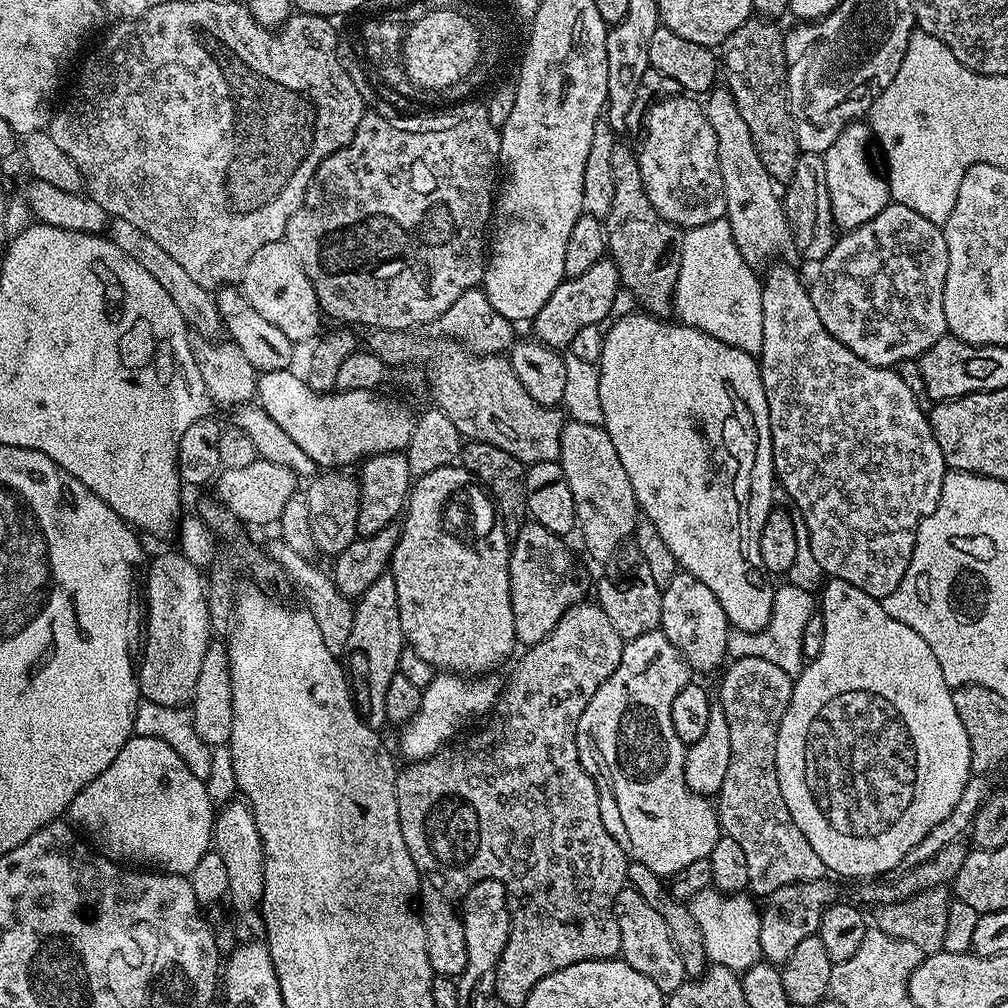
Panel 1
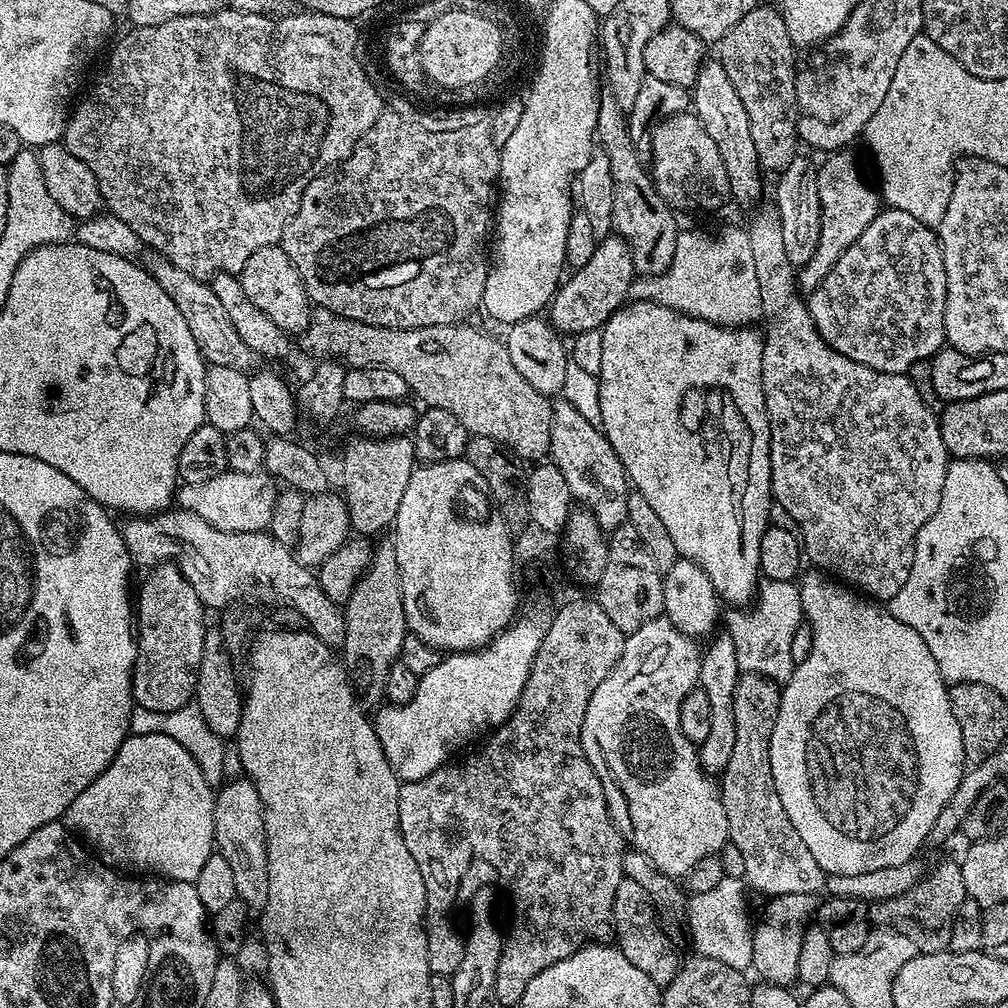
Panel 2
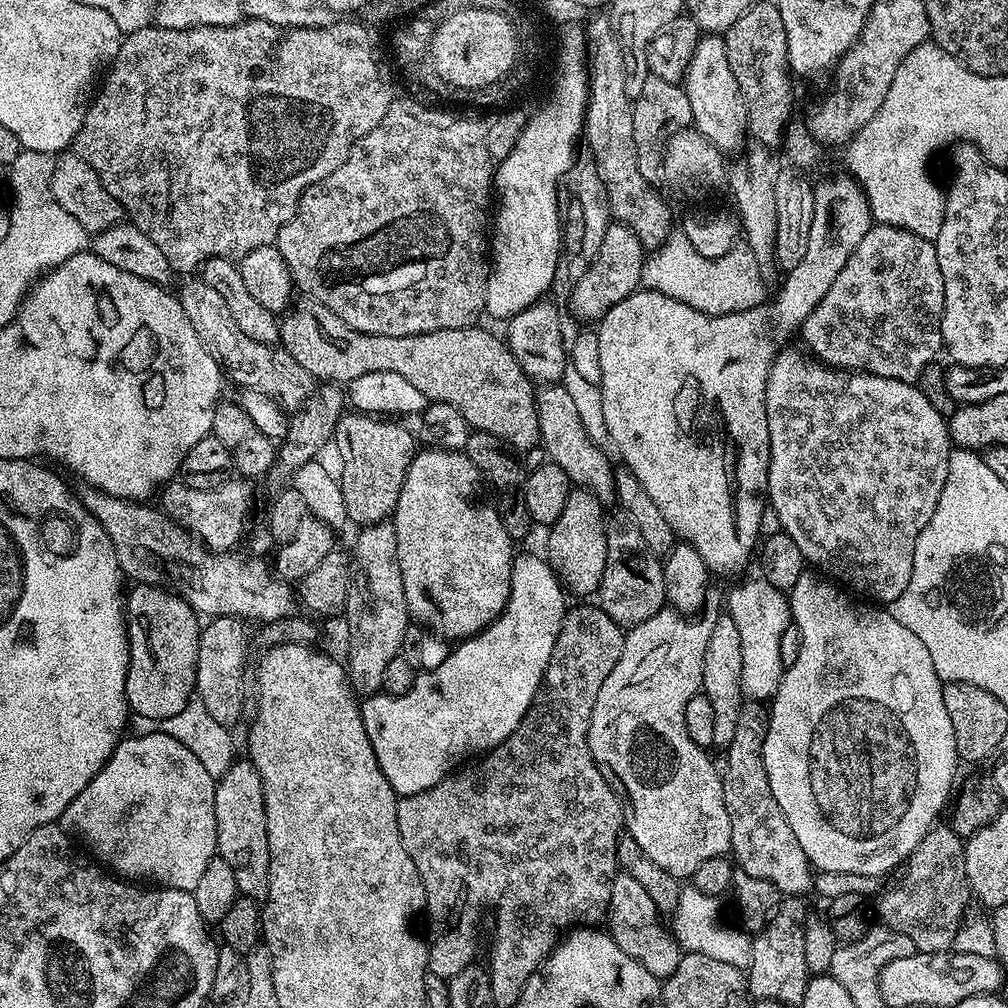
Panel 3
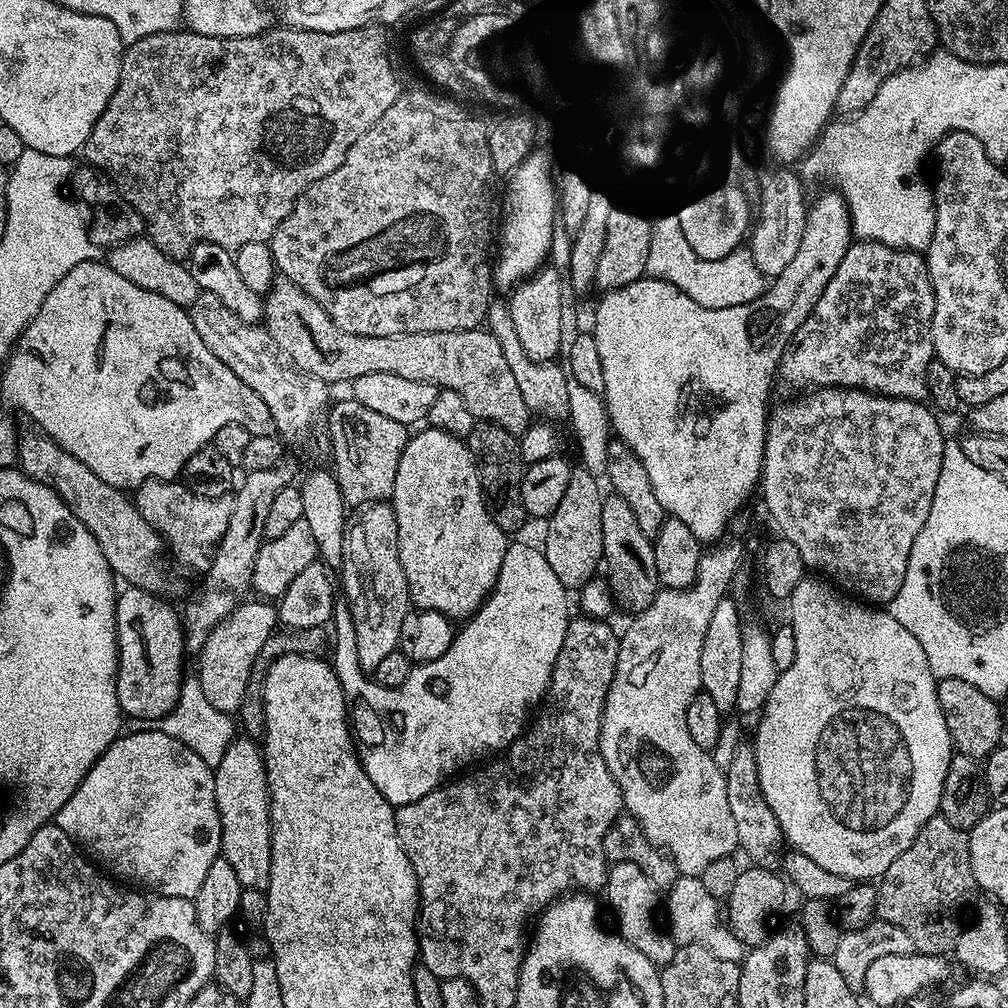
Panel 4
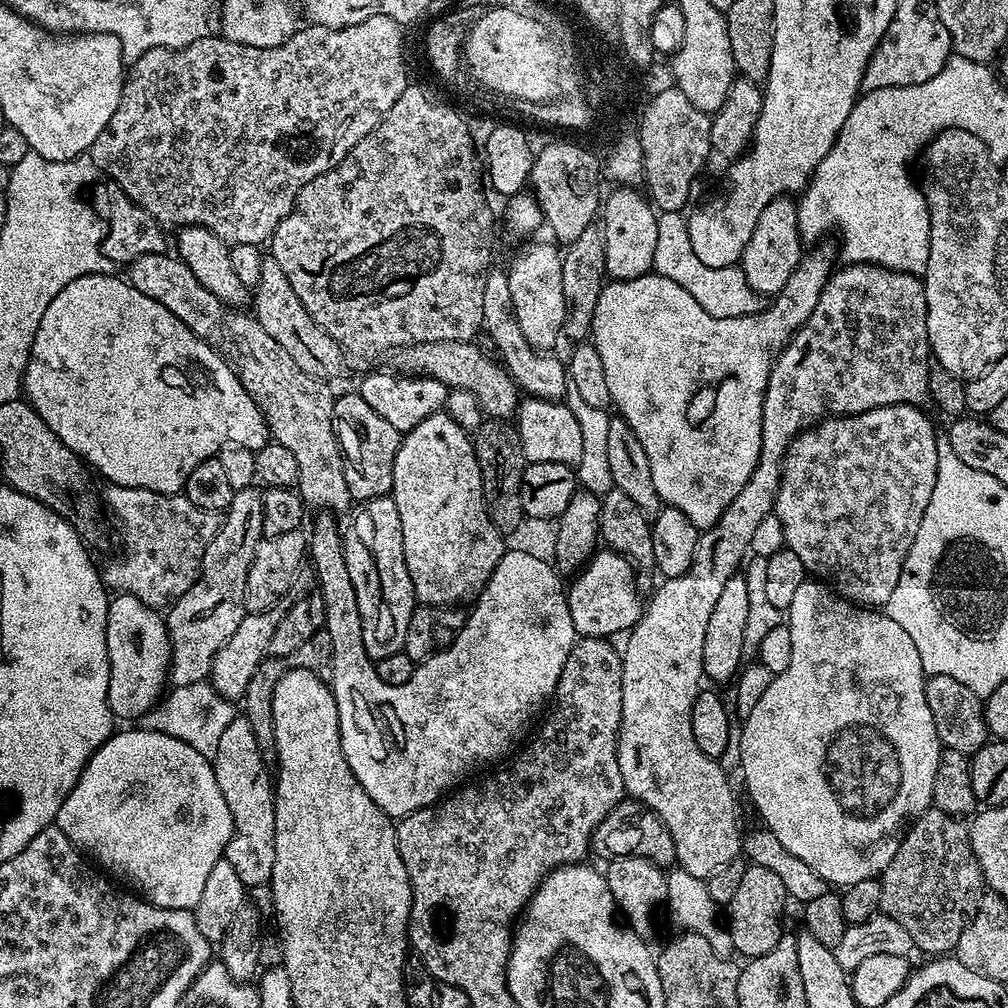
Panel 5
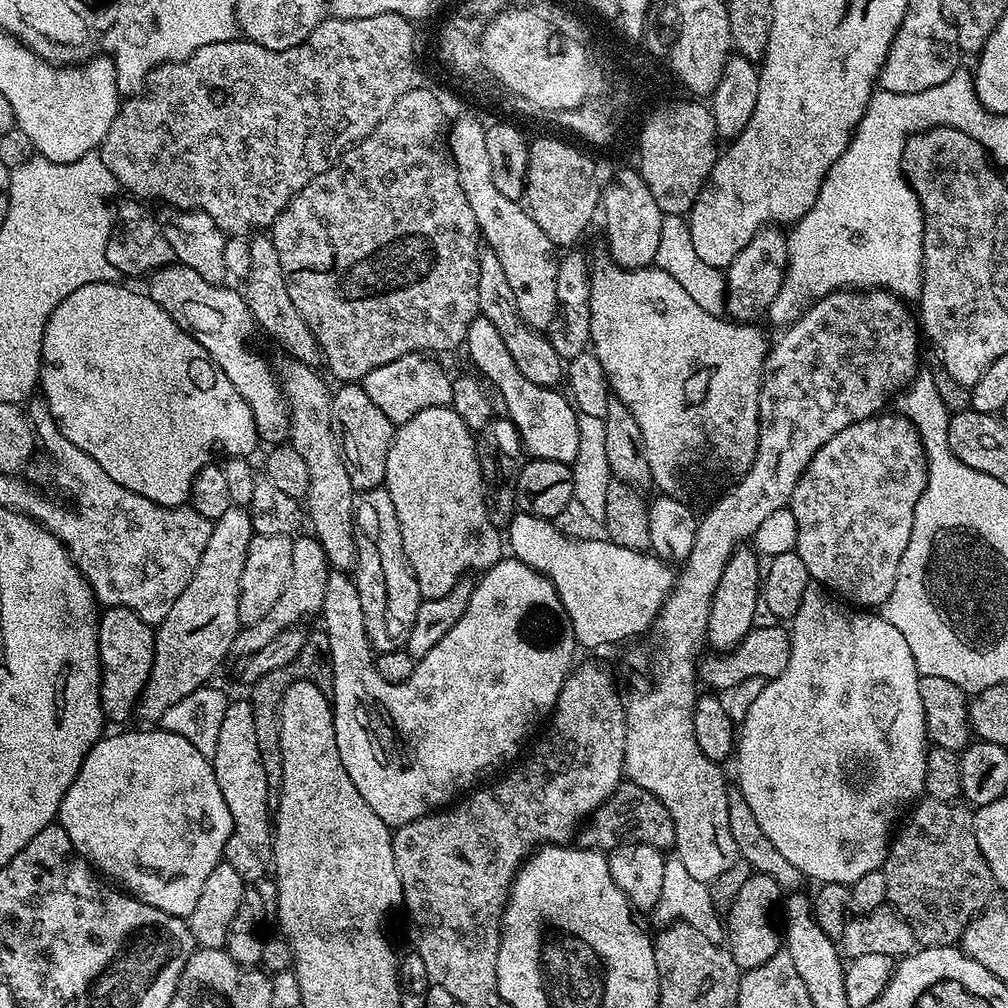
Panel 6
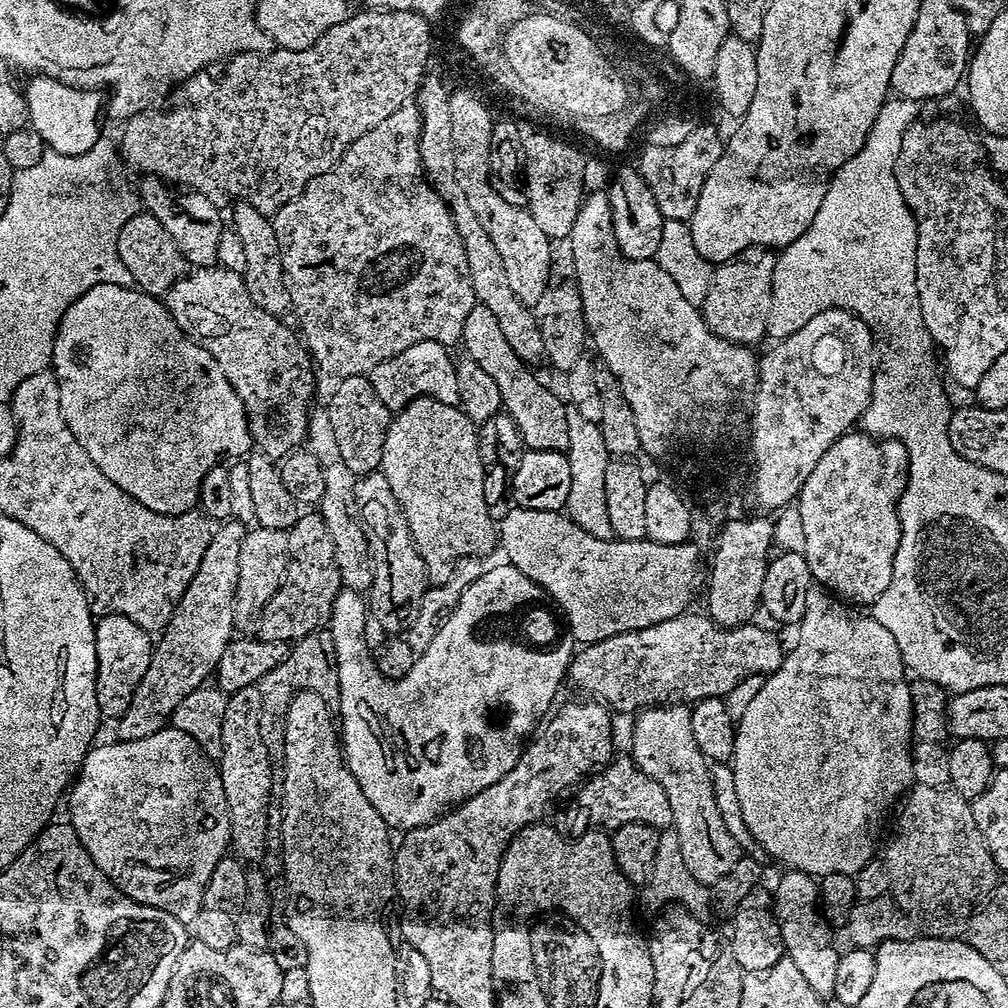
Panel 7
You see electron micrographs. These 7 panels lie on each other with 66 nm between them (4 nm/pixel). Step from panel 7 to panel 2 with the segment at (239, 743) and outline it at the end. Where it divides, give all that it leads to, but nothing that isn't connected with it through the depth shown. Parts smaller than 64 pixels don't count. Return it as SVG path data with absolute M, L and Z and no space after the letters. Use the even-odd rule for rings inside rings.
M232 778L227 783L215 793L214 834L216 843L214 848L218 855L226 858L230 870L234 870L237 897L241 901L248 900L249 909L252 907L260 910L263 909L270 890L262 798L258 798L258 790L247 778Z

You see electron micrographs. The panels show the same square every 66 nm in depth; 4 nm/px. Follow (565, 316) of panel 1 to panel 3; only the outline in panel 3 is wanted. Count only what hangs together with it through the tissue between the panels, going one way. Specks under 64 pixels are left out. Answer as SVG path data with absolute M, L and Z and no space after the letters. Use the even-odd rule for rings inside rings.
M614 222L606 230L606 238L602 238L602 250L591 261L592 264L576 280L572 288L572 312L580 320L598 322L608 313L610 306L618 306L622 298L640 288L642 266L646 259L646 249L634 234L634 230L626 224Z

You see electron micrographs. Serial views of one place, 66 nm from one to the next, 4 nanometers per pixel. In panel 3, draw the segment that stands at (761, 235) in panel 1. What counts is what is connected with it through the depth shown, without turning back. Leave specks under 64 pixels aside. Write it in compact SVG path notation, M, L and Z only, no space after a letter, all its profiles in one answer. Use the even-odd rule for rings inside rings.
M701 35L694 50L694 58L690 58L690 66L682 81L682 96L683 99L688 99L688 108L692 111L693 122L696 123L693 124L695 131L702 133L725 154L736 151L739 153L745 147L750 136L746 98L742 98L742 90L730 70L723 35Z

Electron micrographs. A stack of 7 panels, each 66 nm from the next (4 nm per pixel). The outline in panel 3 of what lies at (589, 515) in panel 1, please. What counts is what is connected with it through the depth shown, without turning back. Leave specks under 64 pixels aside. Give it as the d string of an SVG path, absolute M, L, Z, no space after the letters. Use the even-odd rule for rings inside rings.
M553 382L537 387L535 394L540 444L547 459L558 465L575 487L588 489L604 506L613 503L616 494L614 464L608 461L607 454L600 452L604 450L593 444L592 439L586 434L582 418L578 418L578 409L570 399L570 393L564 389L563 383Z

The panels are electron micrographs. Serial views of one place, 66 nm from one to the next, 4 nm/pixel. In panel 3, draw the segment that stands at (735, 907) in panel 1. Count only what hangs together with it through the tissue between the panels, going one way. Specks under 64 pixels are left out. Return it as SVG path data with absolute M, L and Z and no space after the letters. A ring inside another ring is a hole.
M691 886L681 887L678 894L678 906L670 913L670 931L672 937L680 943L684 952L706 954L706 958L715 958L717 962L727 962L741 970L750 966L752 941L749 933L735 923L727 924L720 913L721 901L710 894L702 894L702 890Z

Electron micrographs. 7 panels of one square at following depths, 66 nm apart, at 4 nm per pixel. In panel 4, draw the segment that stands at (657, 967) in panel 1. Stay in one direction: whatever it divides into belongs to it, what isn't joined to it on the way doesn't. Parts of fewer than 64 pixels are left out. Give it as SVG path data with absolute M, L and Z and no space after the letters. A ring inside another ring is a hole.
M618 862L609 867L608 880L604 883L603 891L608 892L608 904L616 911L614 928L618 935L630 942L630 946L634 946L634 950L640 951L645 958L650 958L652 964L668 964L670 958L674 958L678 945L671 931L665 930L662 924L660 929L660 924L656 921L656 907L659 904L661 907L662 896L654 882L650 882L650 878L646 878L646 874L642 874L642 870L634 866L634 862Z

